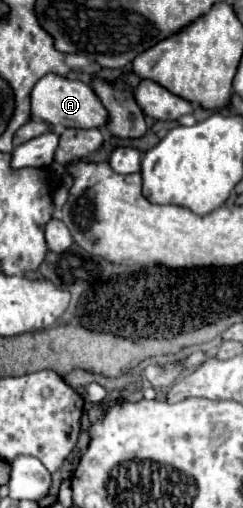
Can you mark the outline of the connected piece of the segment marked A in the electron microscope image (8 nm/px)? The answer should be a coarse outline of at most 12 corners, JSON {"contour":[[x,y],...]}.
{"contour":[[47,74],[33,116],[53,128],[103,128],[109,112],[91,86]]}

